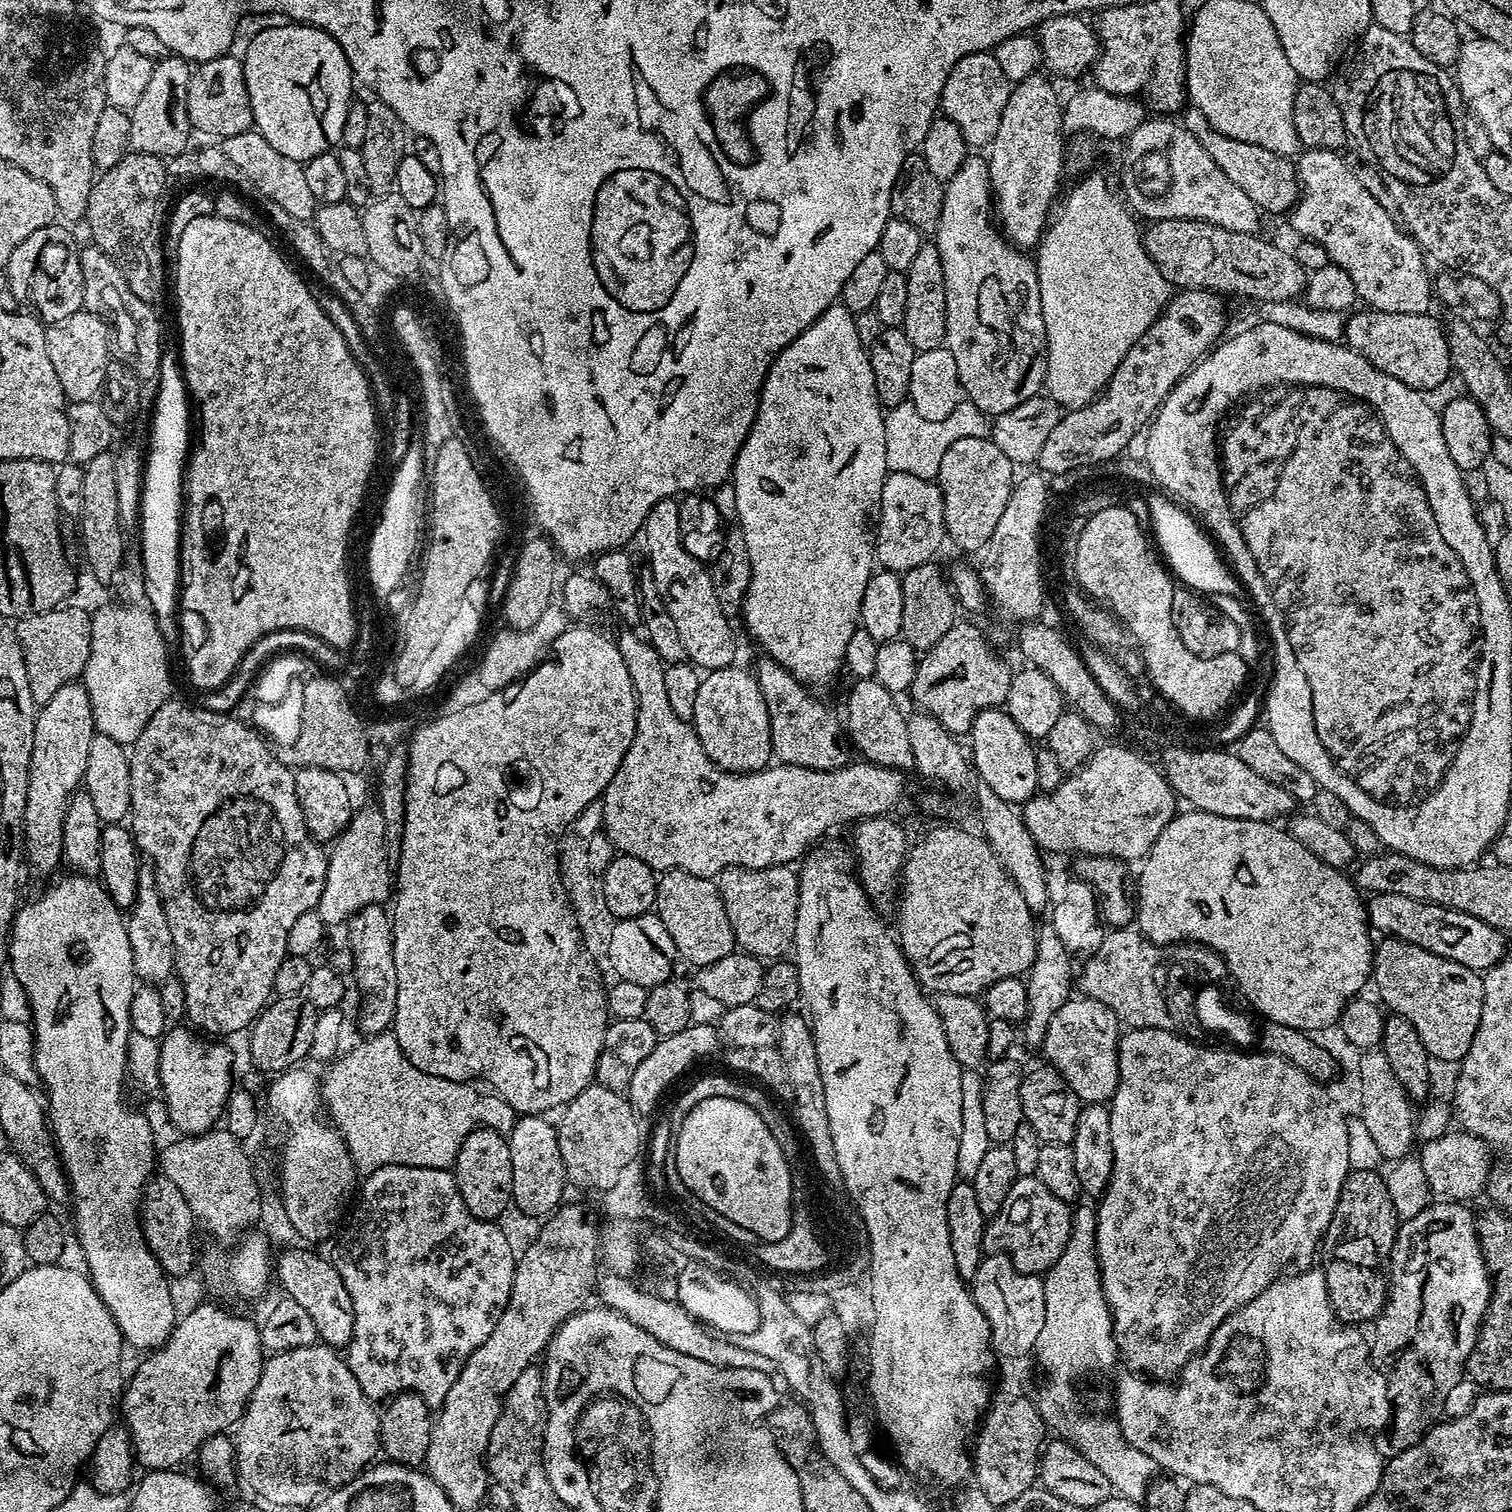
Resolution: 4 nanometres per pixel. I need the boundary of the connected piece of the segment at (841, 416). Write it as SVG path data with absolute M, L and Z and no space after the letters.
M837 302L832 304L821 314L806 330L802 330L802 334L798 334L798 338L794 338L794 342L790 342L790 346L786 346L781 352L776 354L774 362L770 366L770 370L764 379L764 385L760 388L760 401L758 402L758 410L754 422L750 426L750 434L746 434L746 442L742 442L742 446L738 450L738 458L732 467L732 475L730 481L734 486L734 495L737 498L737 521L738 527L742 530L742 534L746 538L746 550L750 550L750 566L752 573L750 574L750 586L744 595L744 606L742 609L742 621L744 620L744 628L750 635L756 639L756 644L761 648L763 655L769 660L782 665L795 680L799 680L805 686L816 686L812 684L828 684L836 675L839 674L840 668L845 667L844 655L846 654L846 642L850 642L850 634L854 634L854 630L860 623L860 607L862 606L862 594L866 594L866 582L870 582L874 571L874 521L880 514L880 503L882 502L882 486L884 479L888 477L888 463L886 462L886 430L884 429L885 413L882 411L882 405L878 394L874 390L874 370L870 370L870 362L866 345L858 342L858 326L856 325L855 315L849 308L845 308L843 304Z

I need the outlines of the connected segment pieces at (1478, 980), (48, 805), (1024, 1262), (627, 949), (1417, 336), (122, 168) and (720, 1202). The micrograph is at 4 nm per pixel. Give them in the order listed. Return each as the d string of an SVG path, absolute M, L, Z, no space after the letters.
M1384 938L1375 945L1371 979L1380 991L1379 1003L1389 1013L1406 1018L1418 1030L1429 1057L1459 1062L1470 1050L1478 1022L1482 1018L1484 982L1481 973L1470 970L1450 958L1430 954L1422 946Z
M83 683L62 686L50 702L39 705L34 726L33 754L30 755L29 786L24 818L24 855L29 869L52 872L62 864L62 822L68 800L84 783L86 757L92 737L97 735L90 698Z
M1017 1175L1006 1202L984 1226L984 1248L989 1253L1004 1253L1018 1271L1031 1276L1043 1274L1058 1262L1072 1229L1072 1208L1069 1201L1054 1198L1035 1176Z
M645 914L643 916L631 916L625 920L617 919L608 943L607 967L609 969L613 968L619 979L626 982L638 982L638 986L650 989L662 982L673 979L672 967L675 964L678 964L678 957L674 946L674 938L670 938L670 930L666 930L666 926L662 926L662 922L658 917L654 914Z
M1375 310L1353 311L1343 325L1343 343L1372 363L1378 370L1389 372L1398 382L1427 393L1453 375L1450 346L1447 344L1445 325L1428 312L1398 314Z
M129 151L118 166L103 169L95 177L90 190L86 225L92 235L91 243L100 248L122 270L126 286L142 298L142 302L156 306L164 296L164 264L166 257L162 243L162 224L156 221L164 183L170 180L165 161L159 156Z
M711 1096L706 1102L698 1102L686 1120L675 1133L676 1169L682 1174L682 1181L706 1205L713 1207L718 1214L738 1222L742 1230L750 1230L757 1241L773 1244L786 1234L792 1225L792 1172L788 1169L789 1157L782 1150L777 1133L766 1126L766 1122L746 1102L738 1102L729 1096Z

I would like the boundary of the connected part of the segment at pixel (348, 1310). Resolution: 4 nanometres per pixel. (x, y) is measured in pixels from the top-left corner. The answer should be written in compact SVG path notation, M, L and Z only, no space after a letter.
M311 1247L288 1248L284 1253L277 1255L274 1260L274 1276L284 1287L283 1295L287 1299L298 1302L303 1306L306 1314L314 1321L317 1337L329 1348L337 1350L347 1349L350 1338L354 1334L354 1306L350 1302L350 1293L338 1275L338 1270L333 1266L327 1255L319 1256L311 1252Z

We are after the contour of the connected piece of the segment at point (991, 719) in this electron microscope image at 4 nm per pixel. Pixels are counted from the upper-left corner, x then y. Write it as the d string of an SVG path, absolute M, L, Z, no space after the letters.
M995 707L978 713L975 722L972 723L970 739L970 760L974 765L975 775L977 772L978 780L990 786L990 790L994 790L999 798L1011 806L1020 806L1037 795L1037 749L1033 741L1026 734L1022 734L1018 726L1014 726L1014 718L1010 718L1007 712Z

